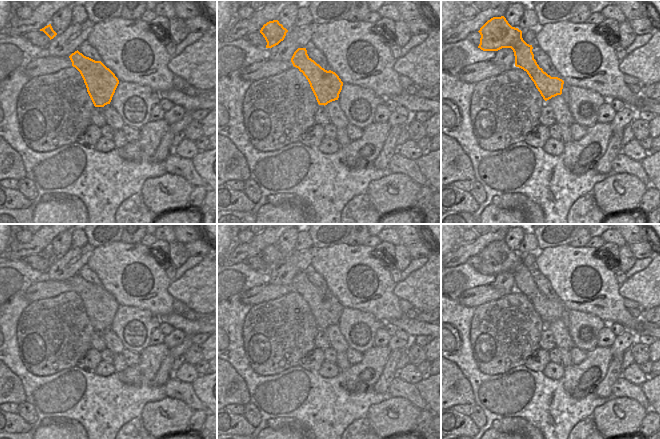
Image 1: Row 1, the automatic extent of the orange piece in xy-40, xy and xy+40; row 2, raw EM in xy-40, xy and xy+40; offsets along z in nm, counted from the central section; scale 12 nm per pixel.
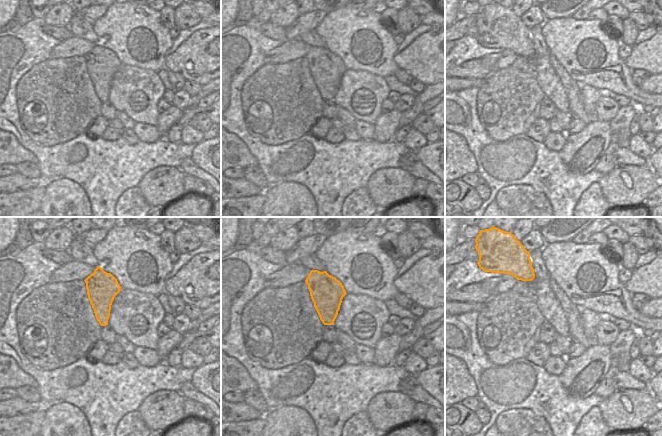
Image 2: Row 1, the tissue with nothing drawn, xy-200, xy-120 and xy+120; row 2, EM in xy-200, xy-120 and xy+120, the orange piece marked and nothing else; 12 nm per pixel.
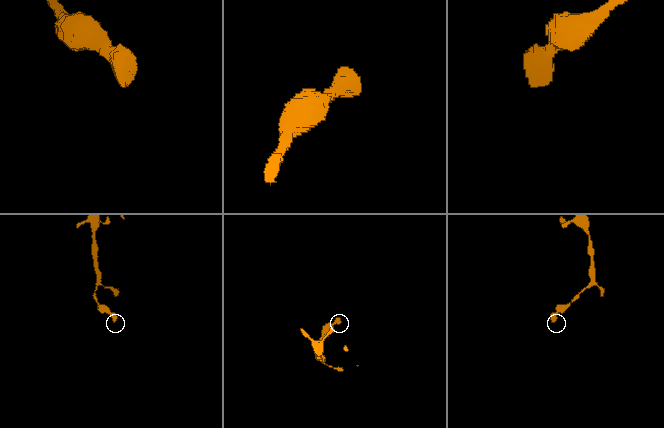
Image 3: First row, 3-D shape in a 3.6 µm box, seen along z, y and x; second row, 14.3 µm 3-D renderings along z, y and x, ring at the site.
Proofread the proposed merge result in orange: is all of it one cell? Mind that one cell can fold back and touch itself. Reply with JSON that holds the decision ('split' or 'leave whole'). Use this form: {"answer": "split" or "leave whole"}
{"answer": "leave whole"}

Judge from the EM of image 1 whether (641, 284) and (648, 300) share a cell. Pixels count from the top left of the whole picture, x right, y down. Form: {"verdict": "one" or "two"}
{"verdict": "one"}

